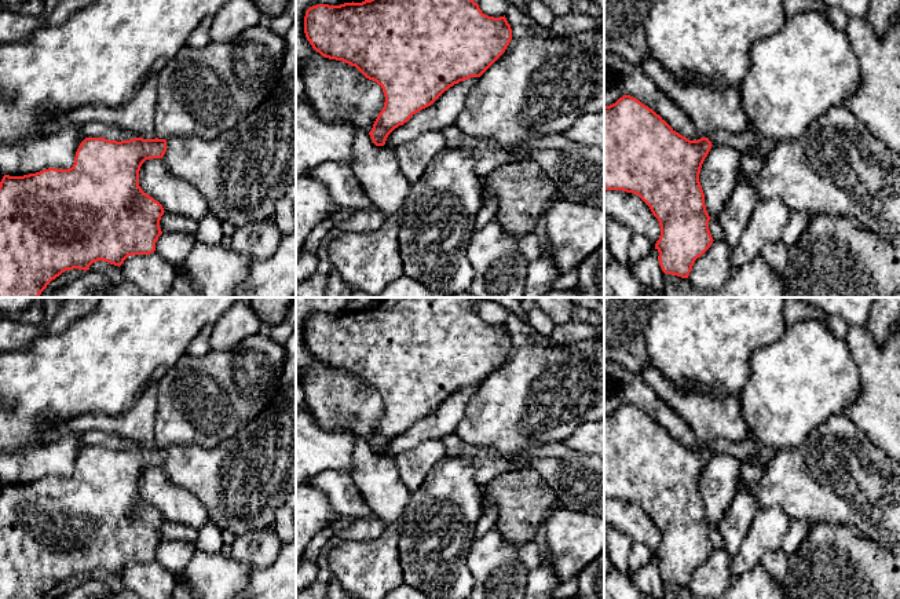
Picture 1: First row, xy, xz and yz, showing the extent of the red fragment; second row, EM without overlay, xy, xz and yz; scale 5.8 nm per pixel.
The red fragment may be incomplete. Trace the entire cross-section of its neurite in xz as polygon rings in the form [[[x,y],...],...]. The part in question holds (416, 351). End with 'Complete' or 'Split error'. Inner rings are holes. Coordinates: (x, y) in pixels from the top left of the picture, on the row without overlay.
[[[381,297],[373,307],[362,311],[344,311],[340,314],[317,313],[306,319],[304,341],[312,357],[322,365],[336,369],[343,369],[355,375],[366,387],[376,390],[384,401],[384,416],[377,424],[372,439],[369,441],[376,454],[384,454],[388,443],[407,431],[413,423],[431,414],[444,399],[454,392],[471,386],[480,386],[506,358],[512,348],[512,337],[505,324],[500,326],[489,325],[482,321],[479,313],[471,306],[475,297]]]. Complete

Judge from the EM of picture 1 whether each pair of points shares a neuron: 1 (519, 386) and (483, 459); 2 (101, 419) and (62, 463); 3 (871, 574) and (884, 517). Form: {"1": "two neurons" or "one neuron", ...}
{"1": "two neurons", "2": "two neurons", "3": "two neurons"}

